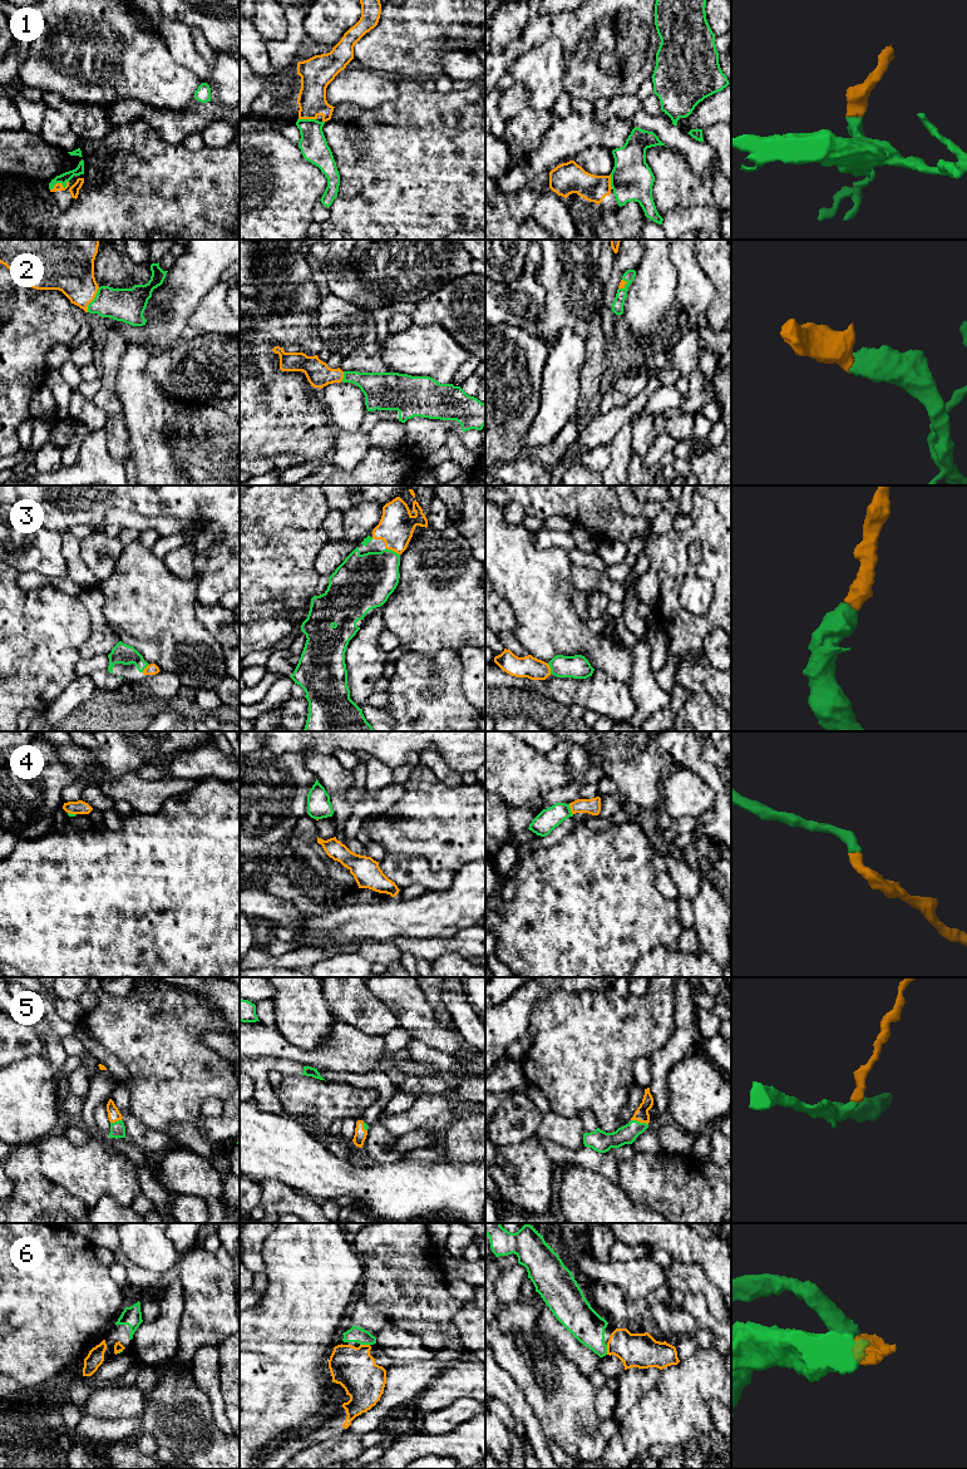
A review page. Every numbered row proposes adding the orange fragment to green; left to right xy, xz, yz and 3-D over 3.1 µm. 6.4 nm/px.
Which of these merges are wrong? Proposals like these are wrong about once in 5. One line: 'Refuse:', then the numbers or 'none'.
Refuse: none

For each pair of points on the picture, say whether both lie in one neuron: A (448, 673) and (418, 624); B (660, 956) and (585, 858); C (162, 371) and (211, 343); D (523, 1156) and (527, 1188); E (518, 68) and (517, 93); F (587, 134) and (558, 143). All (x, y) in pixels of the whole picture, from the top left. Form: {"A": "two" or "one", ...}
{"A": "two", "B": "two", "C": "one", "D": "one", "E": "two", "F": "one"}

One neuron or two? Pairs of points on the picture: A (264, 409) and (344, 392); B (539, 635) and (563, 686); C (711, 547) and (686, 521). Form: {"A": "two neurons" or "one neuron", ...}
{"A": "two neurons", "B": "two neurons", "C": "two neurons"}

